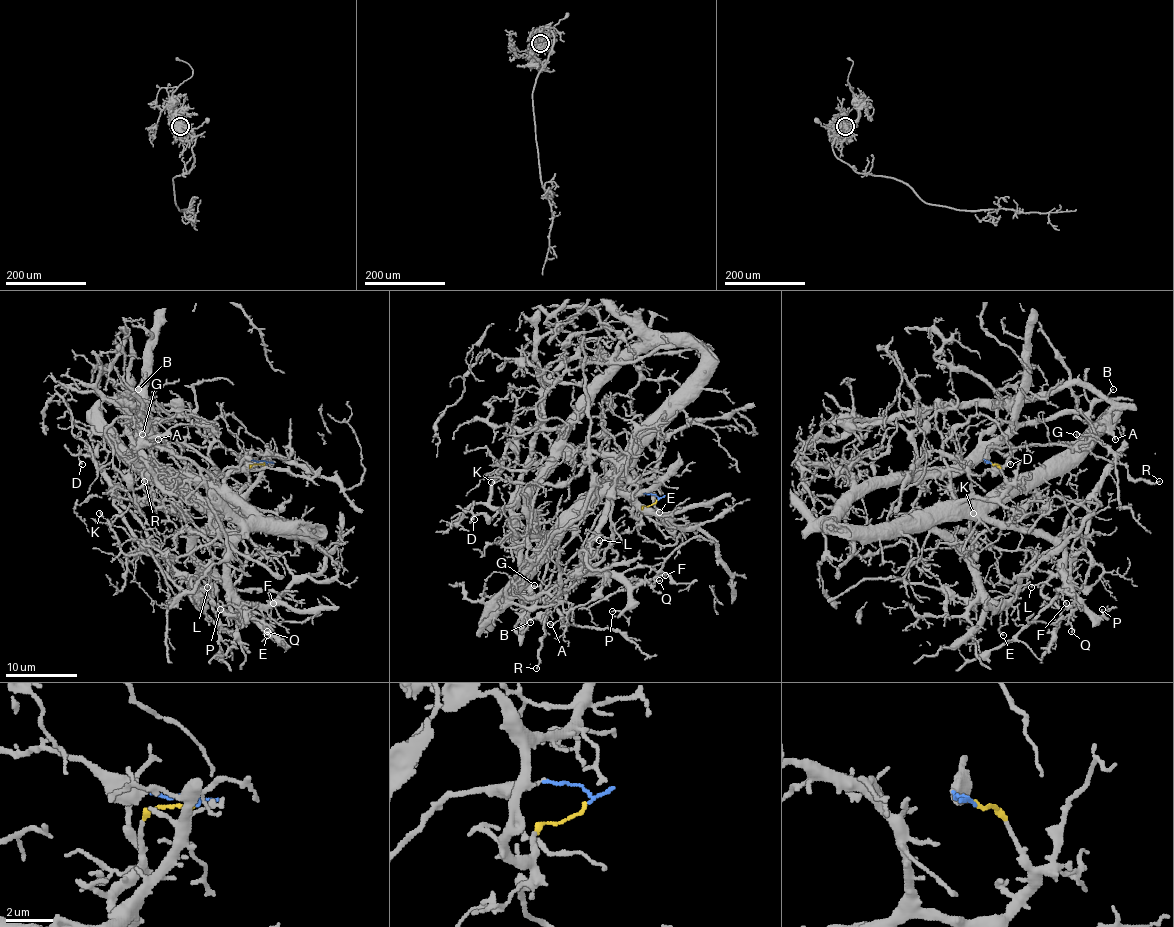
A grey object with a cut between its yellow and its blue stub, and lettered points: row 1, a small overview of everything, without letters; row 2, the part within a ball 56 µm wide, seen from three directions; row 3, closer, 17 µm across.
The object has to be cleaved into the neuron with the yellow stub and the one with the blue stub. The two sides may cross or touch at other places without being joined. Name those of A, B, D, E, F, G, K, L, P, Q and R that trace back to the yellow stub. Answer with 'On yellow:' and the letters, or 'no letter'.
On yellow: D, E, F, K, L, P, Q

